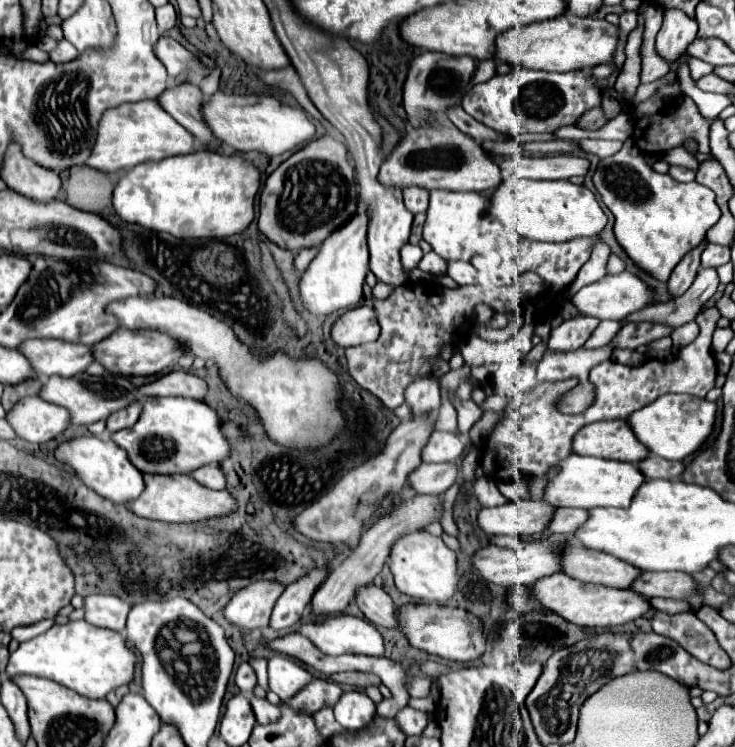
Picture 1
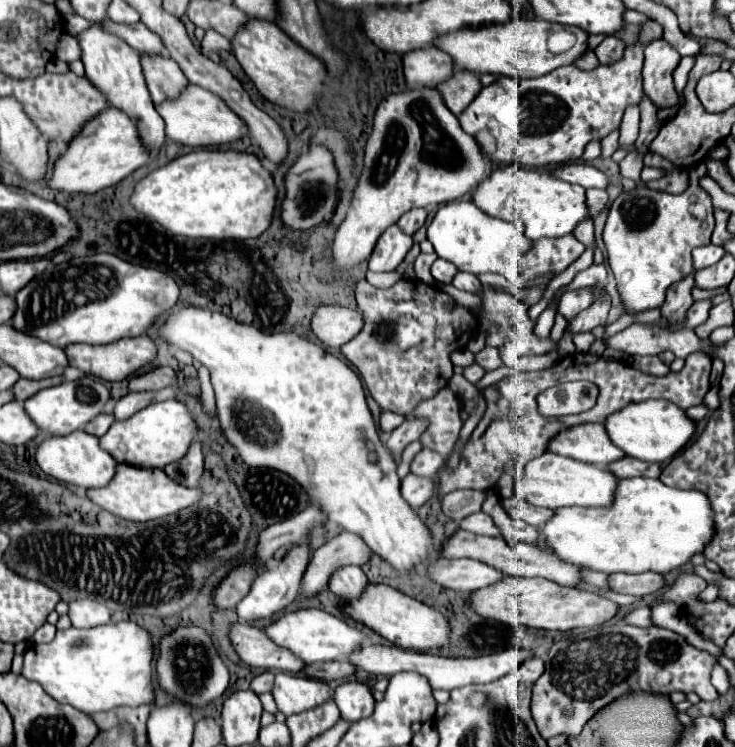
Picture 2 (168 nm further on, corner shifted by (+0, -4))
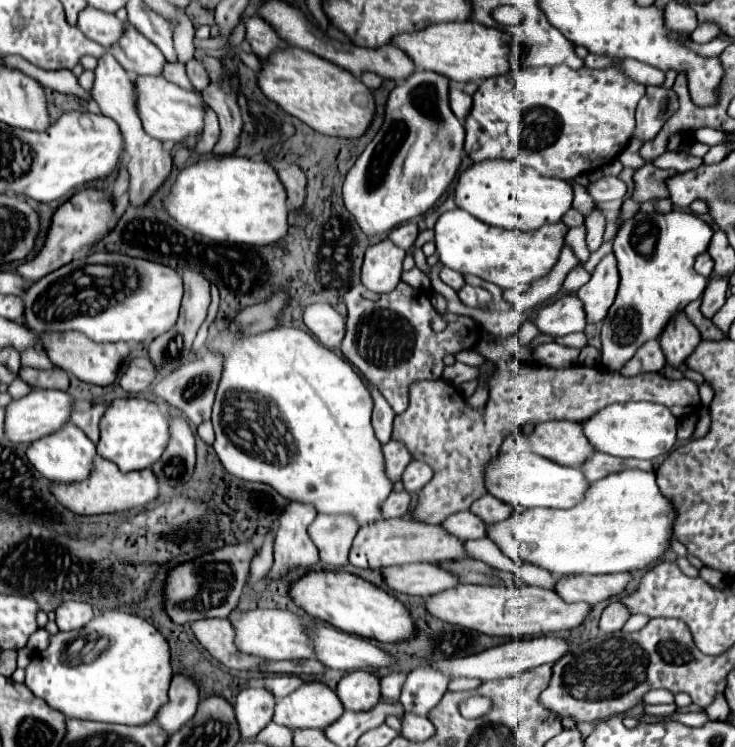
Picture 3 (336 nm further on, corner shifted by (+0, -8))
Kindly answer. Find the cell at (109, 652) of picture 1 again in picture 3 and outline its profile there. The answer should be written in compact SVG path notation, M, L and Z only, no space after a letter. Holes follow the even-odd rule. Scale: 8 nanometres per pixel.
M105 612L81 630L51 636L49 648L35 654L25 672L25 686L67 718L137 726L151 722L167 700L169 644L147 620L125 612Z

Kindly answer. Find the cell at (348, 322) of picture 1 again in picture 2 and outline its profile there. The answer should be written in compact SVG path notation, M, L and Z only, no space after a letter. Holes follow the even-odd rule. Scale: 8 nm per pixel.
M323 304L313 312L313 334L331 348L341 348L363 328L363 316L357 310L349 310L337 304Z

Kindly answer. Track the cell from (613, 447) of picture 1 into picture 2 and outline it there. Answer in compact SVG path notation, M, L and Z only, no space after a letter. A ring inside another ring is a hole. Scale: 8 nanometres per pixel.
M577 424L549 442L549 450L579 462L607 466L625 456L607 436L603 424Z

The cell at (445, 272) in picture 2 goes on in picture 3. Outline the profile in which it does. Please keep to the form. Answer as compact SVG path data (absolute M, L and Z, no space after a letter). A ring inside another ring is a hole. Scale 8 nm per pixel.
M443 266L441 268L441 272L439 272L439 278L447 284L447 286L451 286L453 290L459 290L463 284L465 284L465 278L463 278L463 274L459 274L459 272L455 272L455 270L451 270L451 268L447 268L447 266Z

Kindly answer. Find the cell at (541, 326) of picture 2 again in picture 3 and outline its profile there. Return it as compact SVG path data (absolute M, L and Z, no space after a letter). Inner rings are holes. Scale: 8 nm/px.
M575 266L575 268L567 274L567 278L565 278L563 286L561 286L561 292L563 292L563 294L575 294L583 284L589 282L589 278L591 278L589 272L585 272L581 266Z

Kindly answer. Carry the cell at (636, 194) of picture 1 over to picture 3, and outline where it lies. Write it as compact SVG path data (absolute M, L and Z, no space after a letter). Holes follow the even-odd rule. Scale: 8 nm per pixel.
M639 210L633 218L625 220L619 226L617 236L613 240L613 254L617 258L617 270L621 282L619 282L617 298L609 308L609 314L603 320L603 328L601 328L601 362L605 366L613 370L621 370L645 340L659 338L663 326L677 310L683 310L685 304L689 304L691 300L703 294L707 286L707 278L695 272L693 262L699 254L707 252L711 238L713 238L713 228L705 220L701 220L693 212L681 212L681 210L671 210L667 214L661 212L647 214Z

